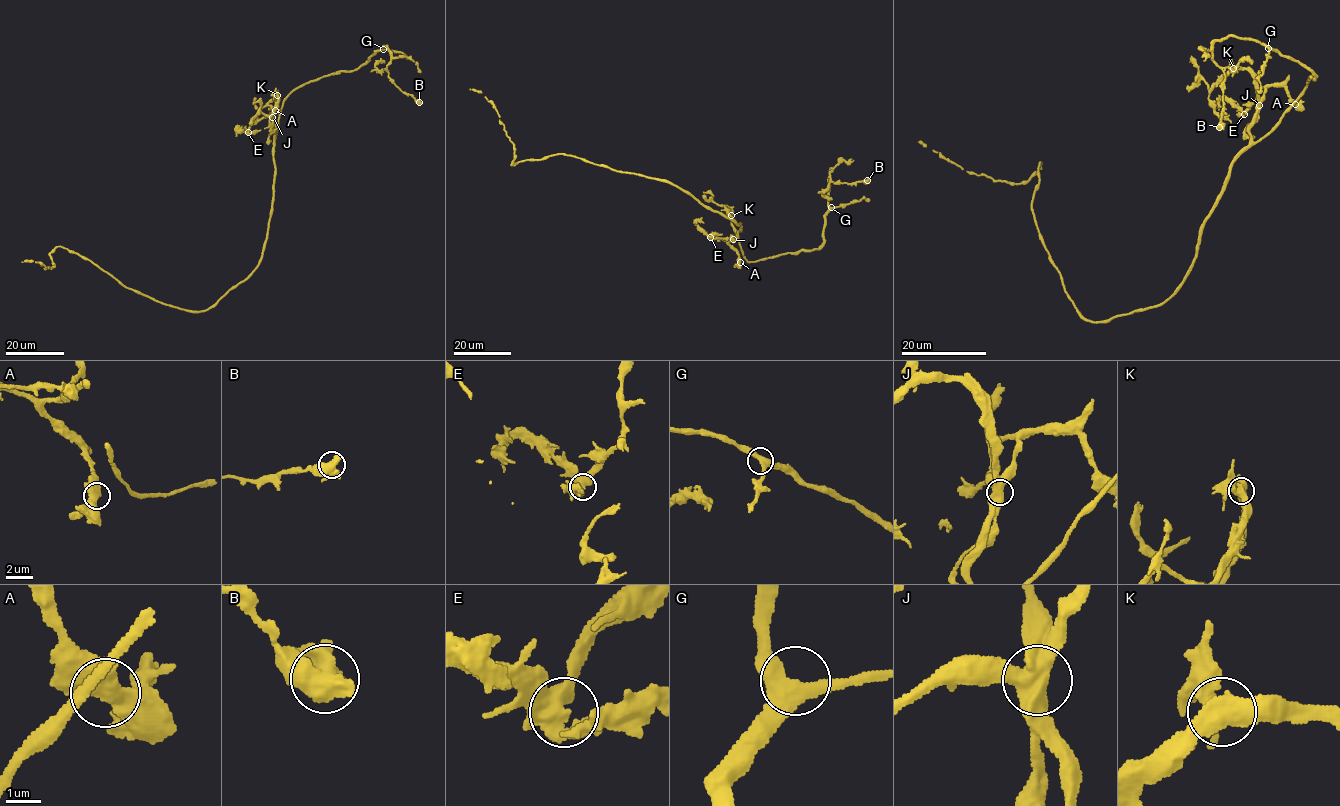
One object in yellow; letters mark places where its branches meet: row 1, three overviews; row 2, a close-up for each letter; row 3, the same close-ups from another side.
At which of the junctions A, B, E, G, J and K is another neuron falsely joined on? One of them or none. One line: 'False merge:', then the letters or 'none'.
False merge: J

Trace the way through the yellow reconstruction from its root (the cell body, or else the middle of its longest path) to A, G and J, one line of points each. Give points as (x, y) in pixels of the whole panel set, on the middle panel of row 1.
A: (738, 225), (741, 226), (738, 239), (737, 236), (728, 243), (737, 252), (740, 262)
G: (738, 225), (743, 256), (755, 262), (819, 249), (824, 241), (824, 216), (831, 207)
J: (738, 225), (741, 226), (738, 239), (737, 236), (733, 239)

